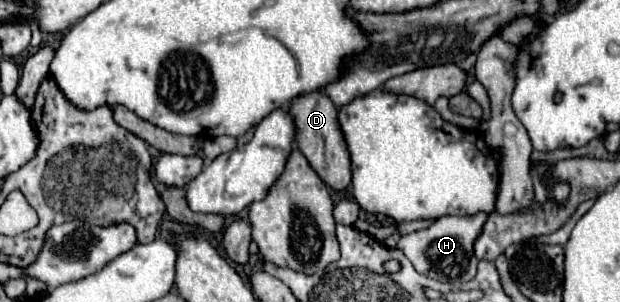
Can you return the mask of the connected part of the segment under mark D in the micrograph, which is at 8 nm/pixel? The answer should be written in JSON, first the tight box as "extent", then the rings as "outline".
{"extent":[288,89,352,191],"outline":[[[322,89],[304,93],[304,95],[294,97],[288,103],[288,113],[294,119],[298,149],[306,155],[306,159],[310,161],[310,165],[316,169],[316,173],[320,175],[320,179],[326,185],[330,185],[336,191],[344,191],[352,181],[350,153],[346,147],[346,141],[344,141],[344,133],[338,123],[338,109],[334,107],[332,99],[326,97]]]}

